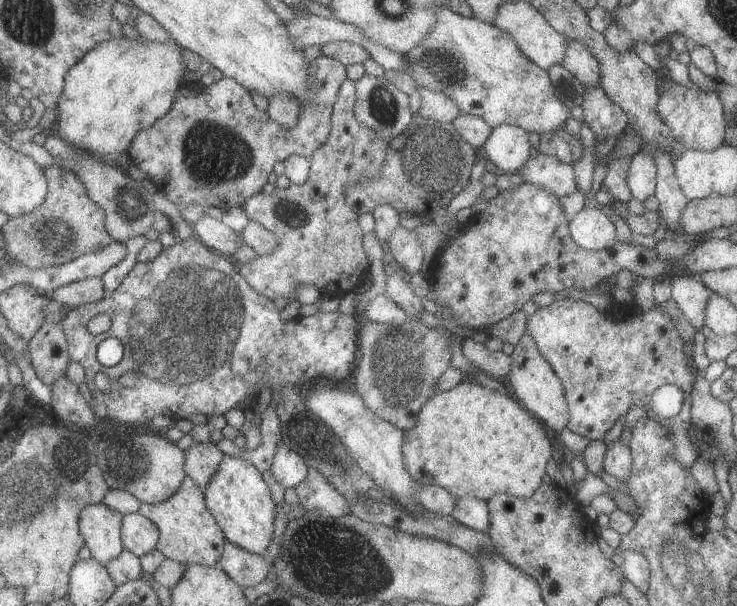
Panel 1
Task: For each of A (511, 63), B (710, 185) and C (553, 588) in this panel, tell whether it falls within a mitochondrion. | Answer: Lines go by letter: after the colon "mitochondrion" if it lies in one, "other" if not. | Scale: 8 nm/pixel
A: other
B: other
C: other

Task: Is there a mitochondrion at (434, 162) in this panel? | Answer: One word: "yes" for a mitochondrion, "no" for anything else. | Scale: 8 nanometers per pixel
yes

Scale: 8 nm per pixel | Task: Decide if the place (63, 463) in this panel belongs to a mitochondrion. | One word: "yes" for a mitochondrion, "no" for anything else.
yes

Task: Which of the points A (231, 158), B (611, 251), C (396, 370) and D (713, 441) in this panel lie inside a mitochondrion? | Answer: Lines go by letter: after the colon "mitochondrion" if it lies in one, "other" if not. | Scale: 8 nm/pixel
A: mitochondrion
B: other
C: mitochondrion
D: mitochondrion

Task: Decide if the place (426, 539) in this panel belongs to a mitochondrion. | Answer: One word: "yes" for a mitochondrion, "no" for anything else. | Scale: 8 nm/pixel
no

